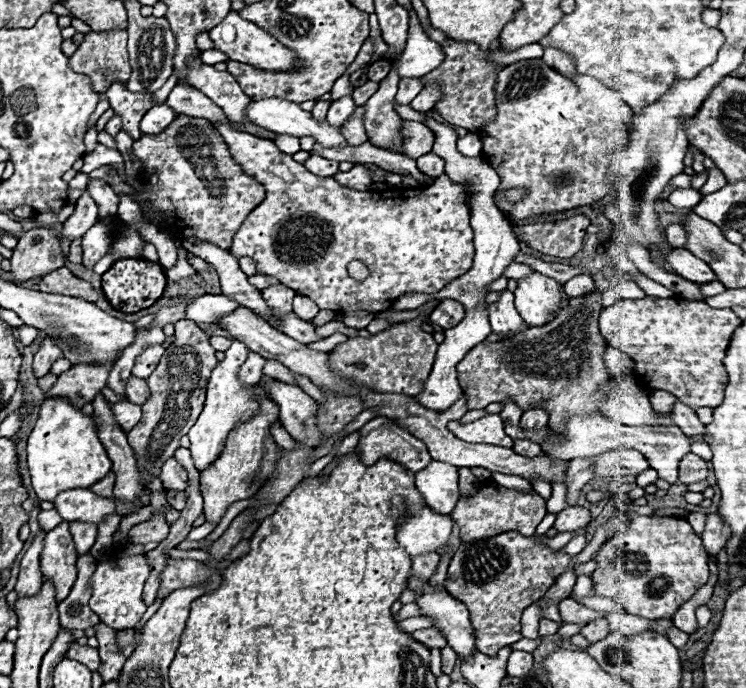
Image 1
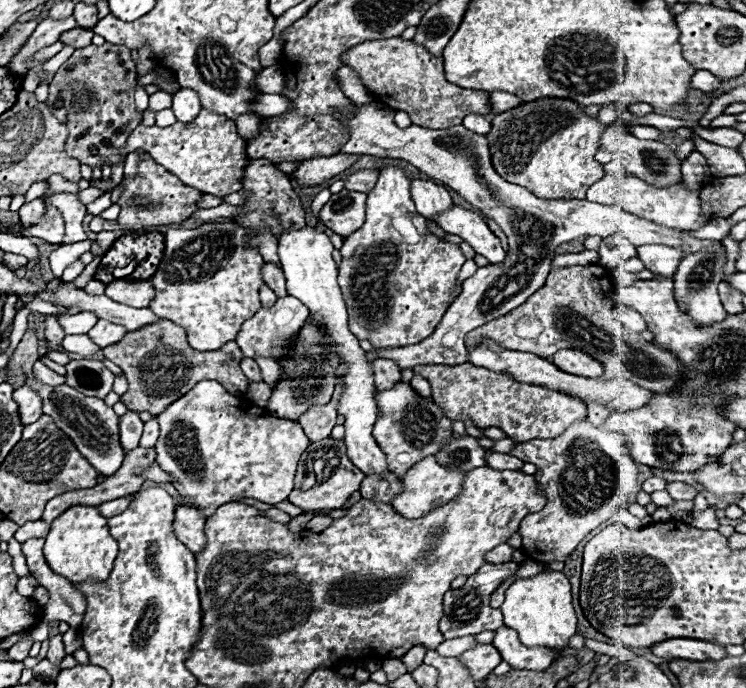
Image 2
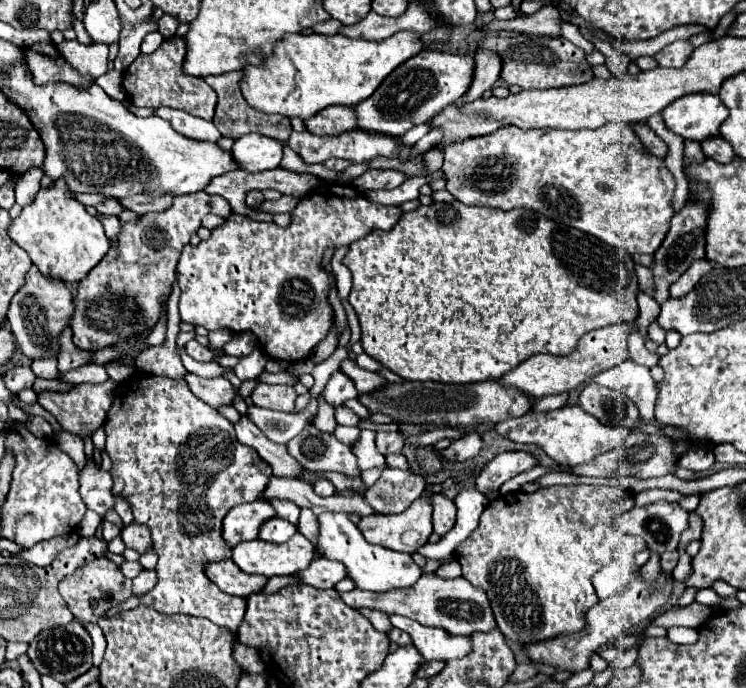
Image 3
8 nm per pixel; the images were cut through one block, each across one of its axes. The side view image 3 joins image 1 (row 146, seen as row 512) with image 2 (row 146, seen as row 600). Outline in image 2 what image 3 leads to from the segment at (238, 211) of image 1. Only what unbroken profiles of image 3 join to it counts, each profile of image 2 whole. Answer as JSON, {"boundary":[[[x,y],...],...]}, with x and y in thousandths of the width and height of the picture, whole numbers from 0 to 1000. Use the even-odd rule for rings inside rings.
{"boundary":[[[268,163],[255,180],[236,177],[225,186],[188,180],[174,198],[161,227],[193,215],[214,241],[239,256],[249,270],[265,273],[273,282],[306,285],[324,276],[324,256],[330,244],[330,203],[319,195],[316,180],[303,169],[287,169],[287,163]]]}

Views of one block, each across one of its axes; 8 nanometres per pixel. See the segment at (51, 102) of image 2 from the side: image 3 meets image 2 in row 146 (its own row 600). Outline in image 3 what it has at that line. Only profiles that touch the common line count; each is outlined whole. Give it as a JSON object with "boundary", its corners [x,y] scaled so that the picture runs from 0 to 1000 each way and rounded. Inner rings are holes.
{"boundary":[[[134,808],[134,811],[126,811],[123,817],[118,817],[115,823],[107,823],[99,834],[88,837],[80,846],[80,863],[88,872],[97,892],[107,904],[131,904],[142,892],[145,884],[150,884],[177,866],[177,843],[166,840],[153,817]]]}

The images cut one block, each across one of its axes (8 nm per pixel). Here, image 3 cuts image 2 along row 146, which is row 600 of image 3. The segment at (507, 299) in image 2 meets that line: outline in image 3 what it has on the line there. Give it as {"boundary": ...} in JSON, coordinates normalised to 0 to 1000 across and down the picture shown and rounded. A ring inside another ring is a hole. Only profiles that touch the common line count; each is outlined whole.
{"boundary":[[[566,834],[560,846],[550,855],[523,858],[523,860],[491,860],[491,858],[472,858],[454,862],[461,878],[469,884],[501,884],[517,892],[536,892],[552,901],[560,901],[568,910],[587,910],[603,922],[635,922],[635,919],[657,919],[665,913],[657,875],[651,860],[633,852],[625,840],[590,840],[587,834]]]}

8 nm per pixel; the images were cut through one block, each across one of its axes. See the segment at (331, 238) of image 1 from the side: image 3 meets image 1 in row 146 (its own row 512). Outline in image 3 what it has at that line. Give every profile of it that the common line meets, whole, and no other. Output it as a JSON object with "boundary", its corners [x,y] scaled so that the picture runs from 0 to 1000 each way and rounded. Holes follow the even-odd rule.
{"boundary":[[[357,727],[319,733],[303,747],[298,779],[306,788],[306,794],[311,794],[311,797],[327,785],[343,785],[351,759],[357,759],[367,750],[370,750],[370,741]]]}

